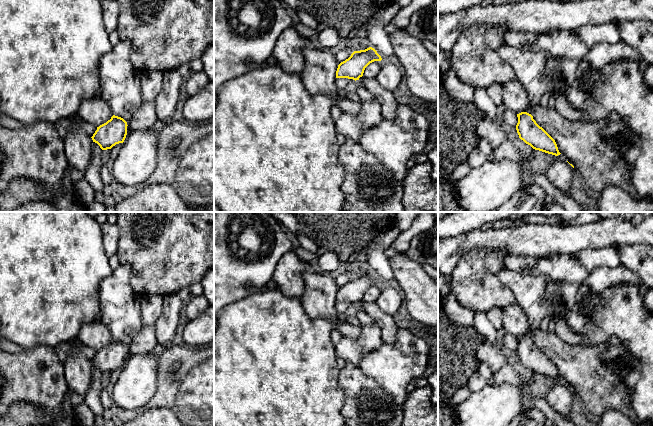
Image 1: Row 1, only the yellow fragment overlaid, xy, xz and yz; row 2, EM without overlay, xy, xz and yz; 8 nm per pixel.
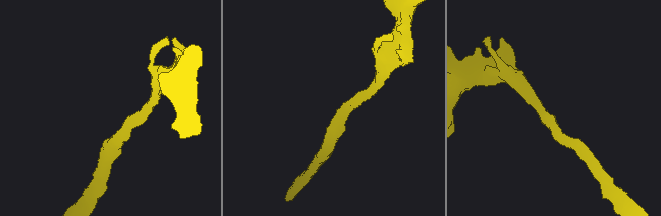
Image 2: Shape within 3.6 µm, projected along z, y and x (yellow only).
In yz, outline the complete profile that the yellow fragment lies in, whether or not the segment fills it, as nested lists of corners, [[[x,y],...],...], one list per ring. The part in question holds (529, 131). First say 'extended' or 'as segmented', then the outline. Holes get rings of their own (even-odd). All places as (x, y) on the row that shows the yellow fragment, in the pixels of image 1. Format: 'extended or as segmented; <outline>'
as segmented; [[[521,112],[517,114],[517,117],[516,130],[521,140],[535,150],[555,156],[561,154],[555,140],[536,123],[531,114]]]

